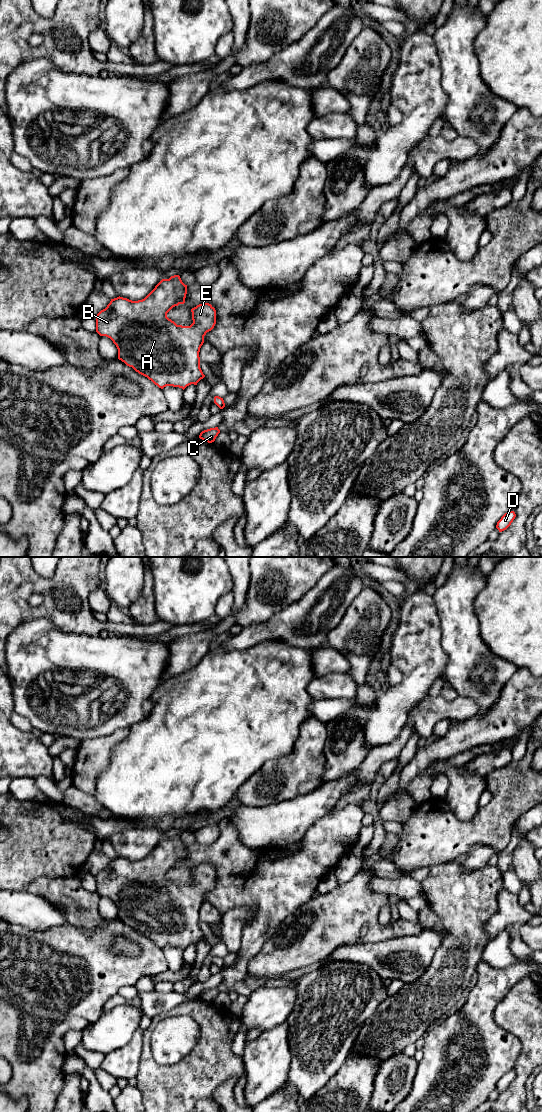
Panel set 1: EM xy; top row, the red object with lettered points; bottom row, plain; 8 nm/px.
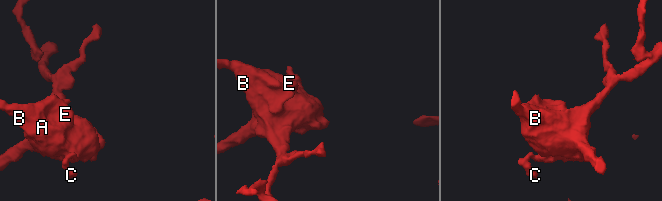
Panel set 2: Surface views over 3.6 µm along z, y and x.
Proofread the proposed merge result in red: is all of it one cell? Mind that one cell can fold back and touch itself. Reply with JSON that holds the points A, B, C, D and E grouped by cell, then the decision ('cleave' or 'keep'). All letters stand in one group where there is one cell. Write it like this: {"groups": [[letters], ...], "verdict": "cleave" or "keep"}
{"groups": [["A", "B", "C", "D", "E"]], "verdict": "keep"}

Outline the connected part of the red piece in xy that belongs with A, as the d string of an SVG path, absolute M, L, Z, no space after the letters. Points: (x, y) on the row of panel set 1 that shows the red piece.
M174 275L169 279L162 279L142 300L132 301L120 296L111 299L107 307L95 316L96 332L113 341L118 349L118 359L139 374L147 377L161 389L166 386L173 386L184 390L191 384L197 385L205 377L200 368L199 352L204 343L204 336L216 324L216 310L209 303L199 304L191 309L193 323L190 326L177 325L167 317L167 313L173 307L184 304L186 294L187 285L182 282L179 275Z

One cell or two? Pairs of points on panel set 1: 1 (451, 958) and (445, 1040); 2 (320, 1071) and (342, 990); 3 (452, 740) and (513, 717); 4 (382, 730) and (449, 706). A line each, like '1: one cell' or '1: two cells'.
1: two cells
2: one cell
3: one cell
4: two cells

